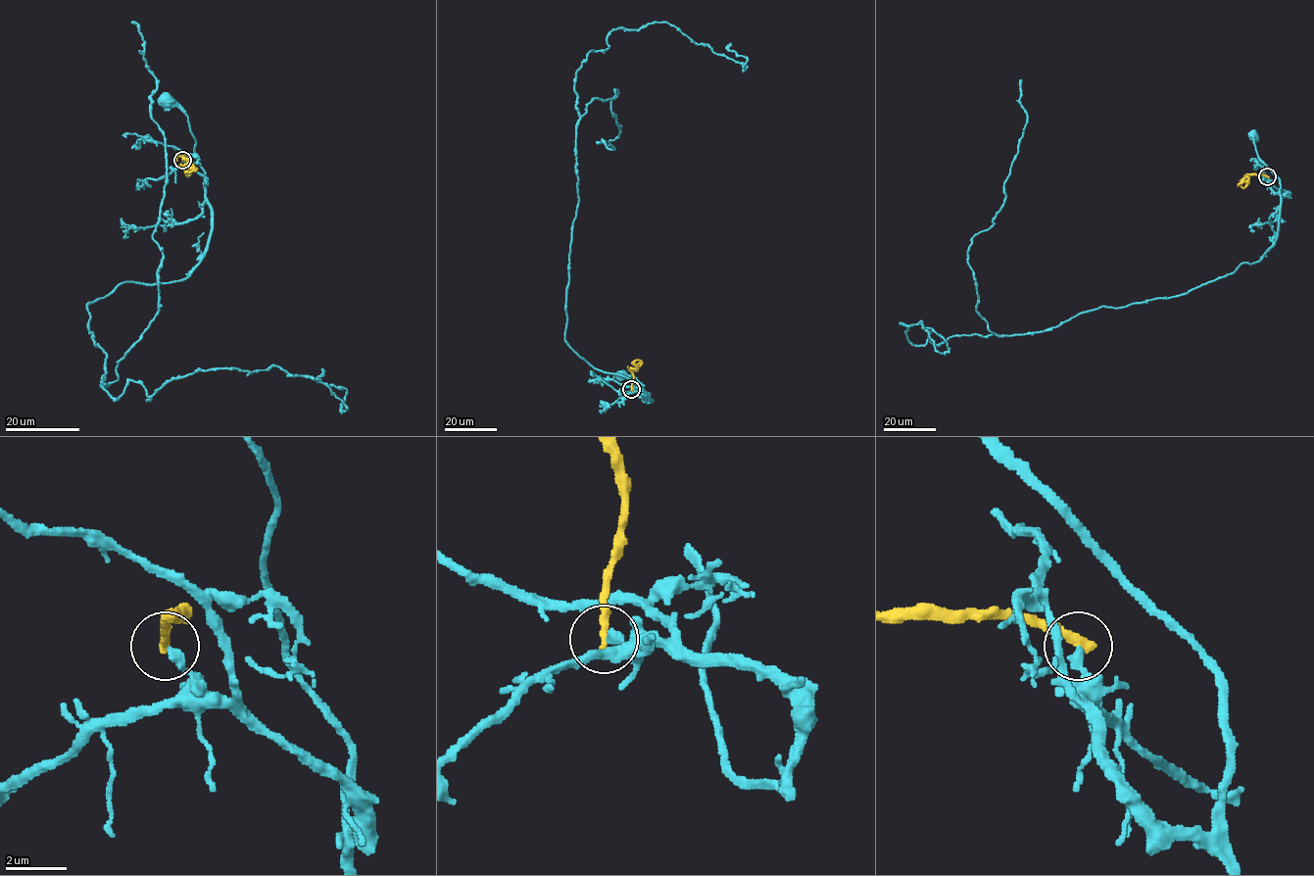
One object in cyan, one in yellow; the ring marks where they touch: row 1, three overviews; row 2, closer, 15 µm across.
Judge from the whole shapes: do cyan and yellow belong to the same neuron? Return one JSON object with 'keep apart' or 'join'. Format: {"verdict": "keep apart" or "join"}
{"verdict": "keep apart"}

